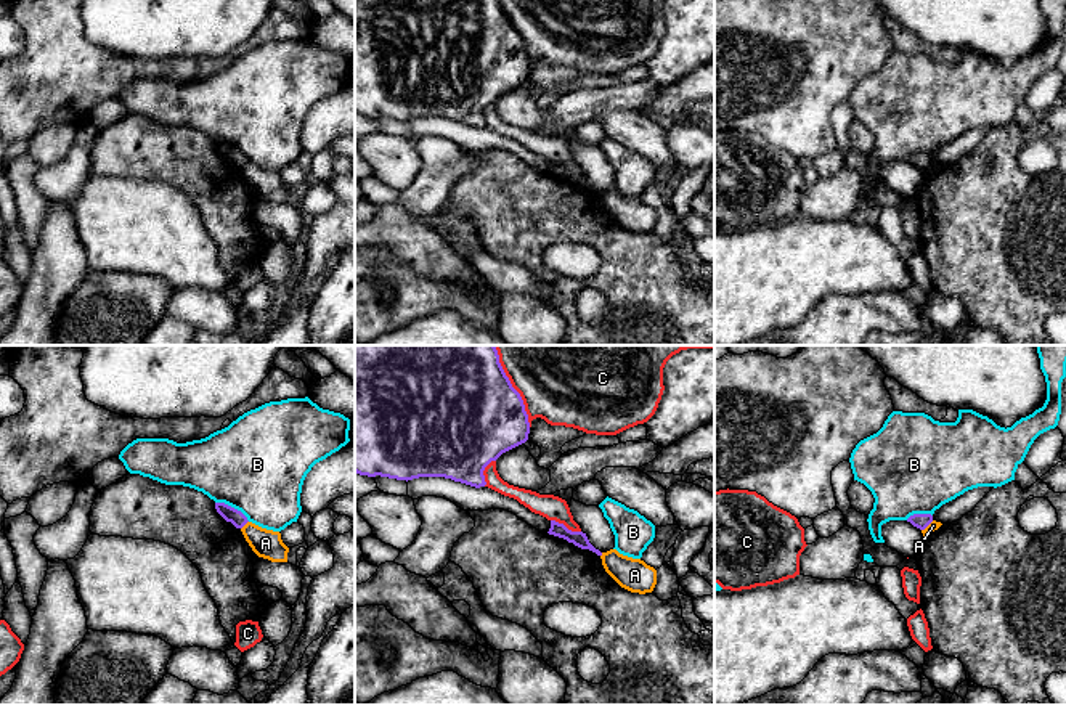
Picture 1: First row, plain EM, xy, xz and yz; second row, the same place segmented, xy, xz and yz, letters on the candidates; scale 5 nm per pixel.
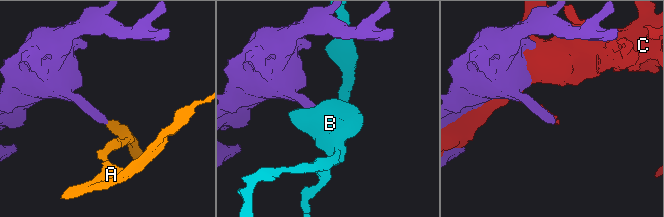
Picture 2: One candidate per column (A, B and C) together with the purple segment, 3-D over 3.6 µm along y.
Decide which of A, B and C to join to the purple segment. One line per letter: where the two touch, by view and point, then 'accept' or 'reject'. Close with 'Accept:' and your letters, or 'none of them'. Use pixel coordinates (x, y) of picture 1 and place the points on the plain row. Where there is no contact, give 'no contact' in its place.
A: contact yz (927, 166); reject
B: contact xy (233, 148); reject
C: contact xz (519, 34); reject
Accept: none of them

